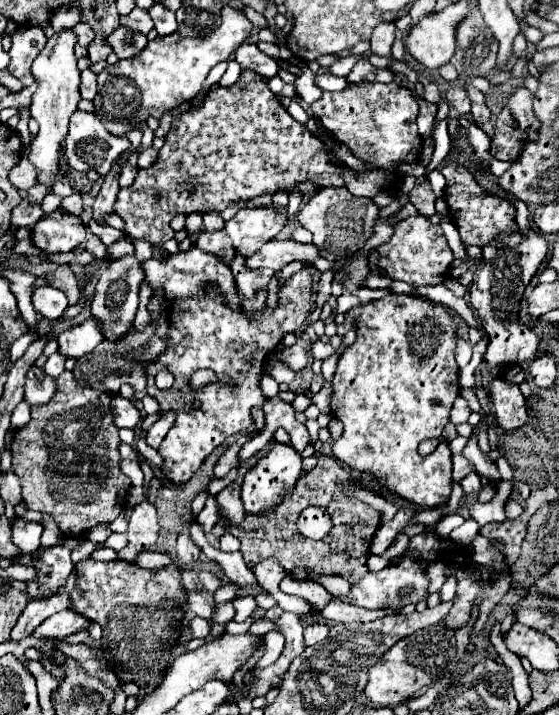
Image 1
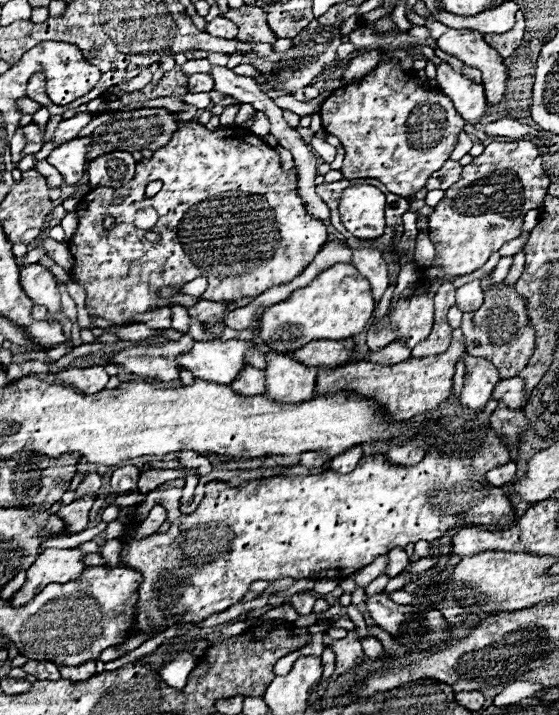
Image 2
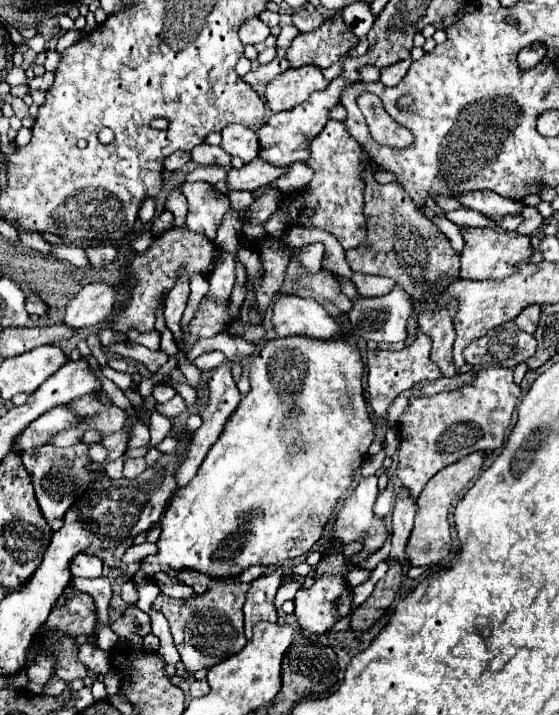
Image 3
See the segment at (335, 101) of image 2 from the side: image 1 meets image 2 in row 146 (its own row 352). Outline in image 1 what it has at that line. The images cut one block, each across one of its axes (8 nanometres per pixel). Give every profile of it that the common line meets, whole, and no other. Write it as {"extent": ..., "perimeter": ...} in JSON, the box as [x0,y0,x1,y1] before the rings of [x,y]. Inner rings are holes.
{"extent":[330,294,460,508],"perimeter":[[[388,294],[380,300],[350,308],[344,316],[338,334],[342,336],[352,330],[356,320],[356,340],[340,356],[332,380],[334,390],[330,408],[334,418],[344,424],[342,436],[332,442],[332,456],[360,474],[370,474],[382,490],[390,492],[390,496],[402,498],[416,508],[442,506],[452,492],[452,454],[448,442],[442,438],[442,430],[448,424],[450,408],[460,394],[458,364],[454,360],[458,334],[452,314],[442,304],[430,300]],[[426,438],[438,438],[440,444],[424,458],[418,456],[418,444]]]}

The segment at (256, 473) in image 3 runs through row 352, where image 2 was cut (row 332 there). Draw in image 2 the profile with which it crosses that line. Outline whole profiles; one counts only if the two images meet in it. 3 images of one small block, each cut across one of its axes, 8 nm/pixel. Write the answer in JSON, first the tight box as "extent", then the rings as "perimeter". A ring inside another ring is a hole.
{"extent":[258,262,374,354],"perimeter":[[[338,262],[320,272],[308,286],[294,290],[286,300],[266,308],[258,320],[258,336],[274,352],[290,354],[312,340],[342,340],[360,334],[368,326],[374,308],[370,282],[352,264]]]}

